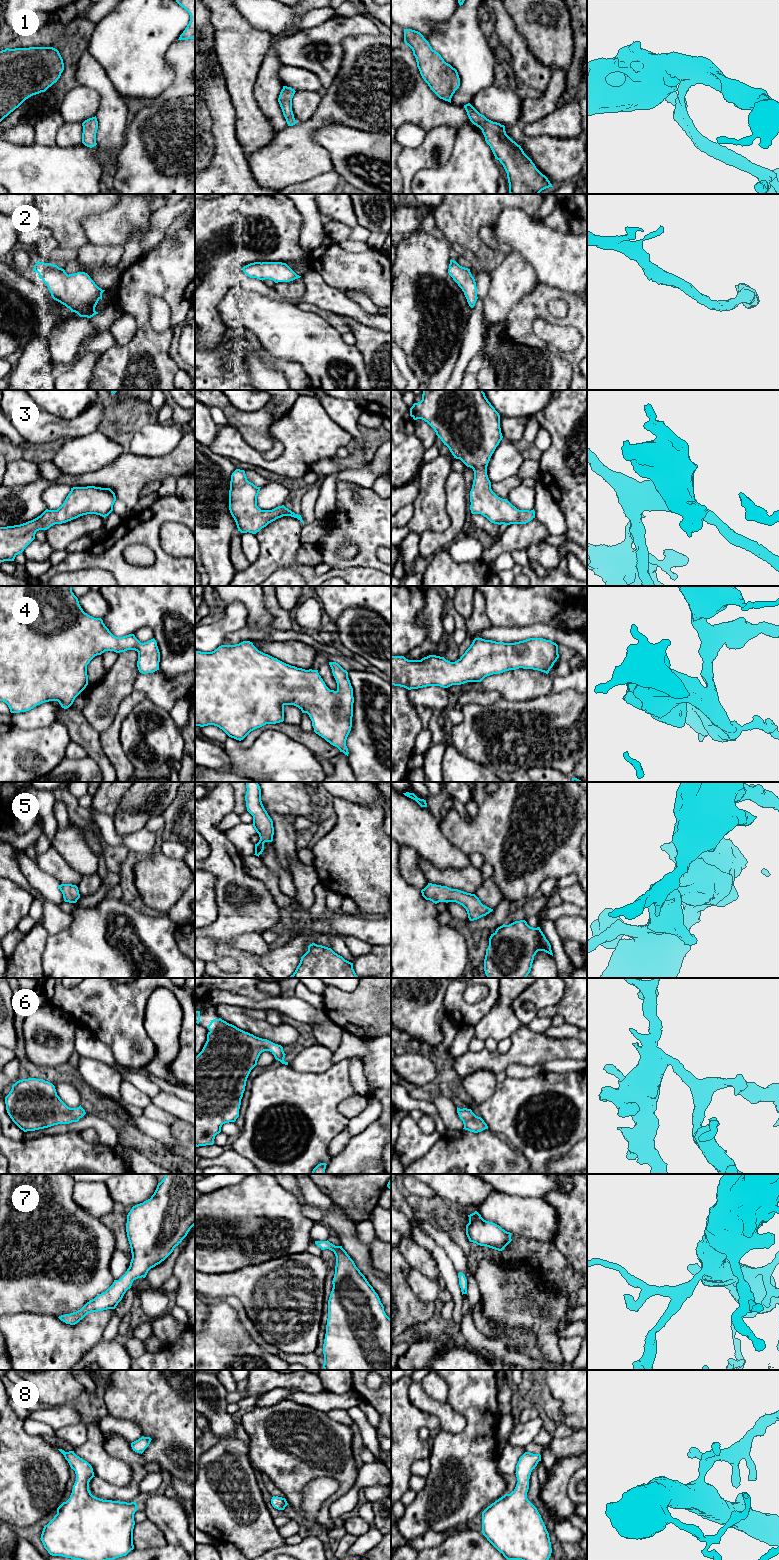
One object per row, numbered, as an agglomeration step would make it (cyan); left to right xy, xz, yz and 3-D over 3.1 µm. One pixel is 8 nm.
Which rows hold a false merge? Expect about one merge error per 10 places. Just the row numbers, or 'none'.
none

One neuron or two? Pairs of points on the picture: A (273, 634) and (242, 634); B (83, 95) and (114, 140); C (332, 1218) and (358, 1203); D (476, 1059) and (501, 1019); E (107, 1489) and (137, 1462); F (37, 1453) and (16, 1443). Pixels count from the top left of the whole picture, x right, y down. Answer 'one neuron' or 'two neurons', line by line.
A: one neuron
B: two neurons
C: two neurons
D: two neurons
E: one neuron
F: one neuron

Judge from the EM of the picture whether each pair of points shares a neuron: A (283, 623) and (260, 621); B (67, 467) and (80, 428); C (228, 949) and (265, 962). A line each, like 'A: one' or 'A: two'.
A: two
B: two
C: two

